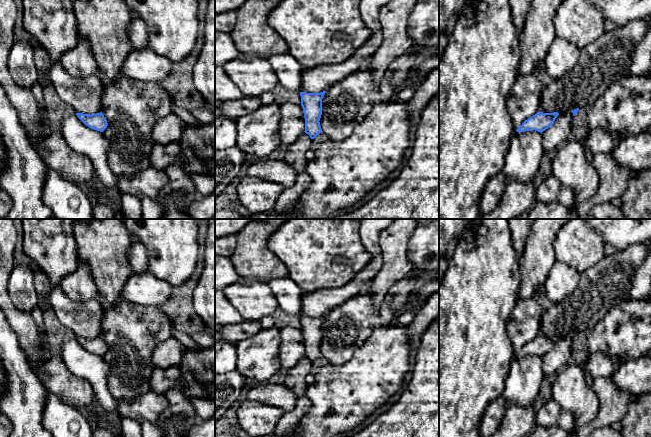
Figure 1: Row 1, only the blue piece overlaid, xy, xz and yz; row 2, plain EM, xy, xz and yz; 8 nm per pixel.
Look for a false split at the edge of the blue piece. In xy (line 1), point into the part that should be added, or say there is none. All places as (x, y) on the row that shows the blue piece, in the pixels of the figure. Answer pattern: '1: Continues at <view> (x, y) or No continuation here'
1: No continuation here

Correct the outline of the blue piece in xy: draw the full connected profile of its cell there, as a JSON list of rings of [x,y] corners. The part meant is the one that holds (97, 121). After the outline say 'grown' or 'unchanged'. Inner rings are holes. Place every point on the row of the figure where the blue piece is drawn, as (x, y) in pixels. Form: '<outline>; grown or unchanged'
[[[101,112],[91,115],[76,113],[76,115],[86,126],[91,129],[103,132],[108,126],[107,120]]]; unchanged

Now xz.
[[[326,91],[320,93],[300,92],[301,106],[305,118],[305,133],[314,139],[322,131],[320,118],[322,115],[322,99]]]; unchanged

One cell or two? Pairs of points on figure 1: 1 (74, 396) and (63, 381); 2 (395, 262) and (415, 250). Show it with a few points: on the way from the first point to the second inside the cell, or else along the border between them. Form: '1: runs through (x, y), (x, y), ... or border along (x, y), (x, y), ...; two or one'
1: runs through (73, 392), (66, 385); one
2: border along (413, 231), (407, 247), (407, 258), (412, 267); two

